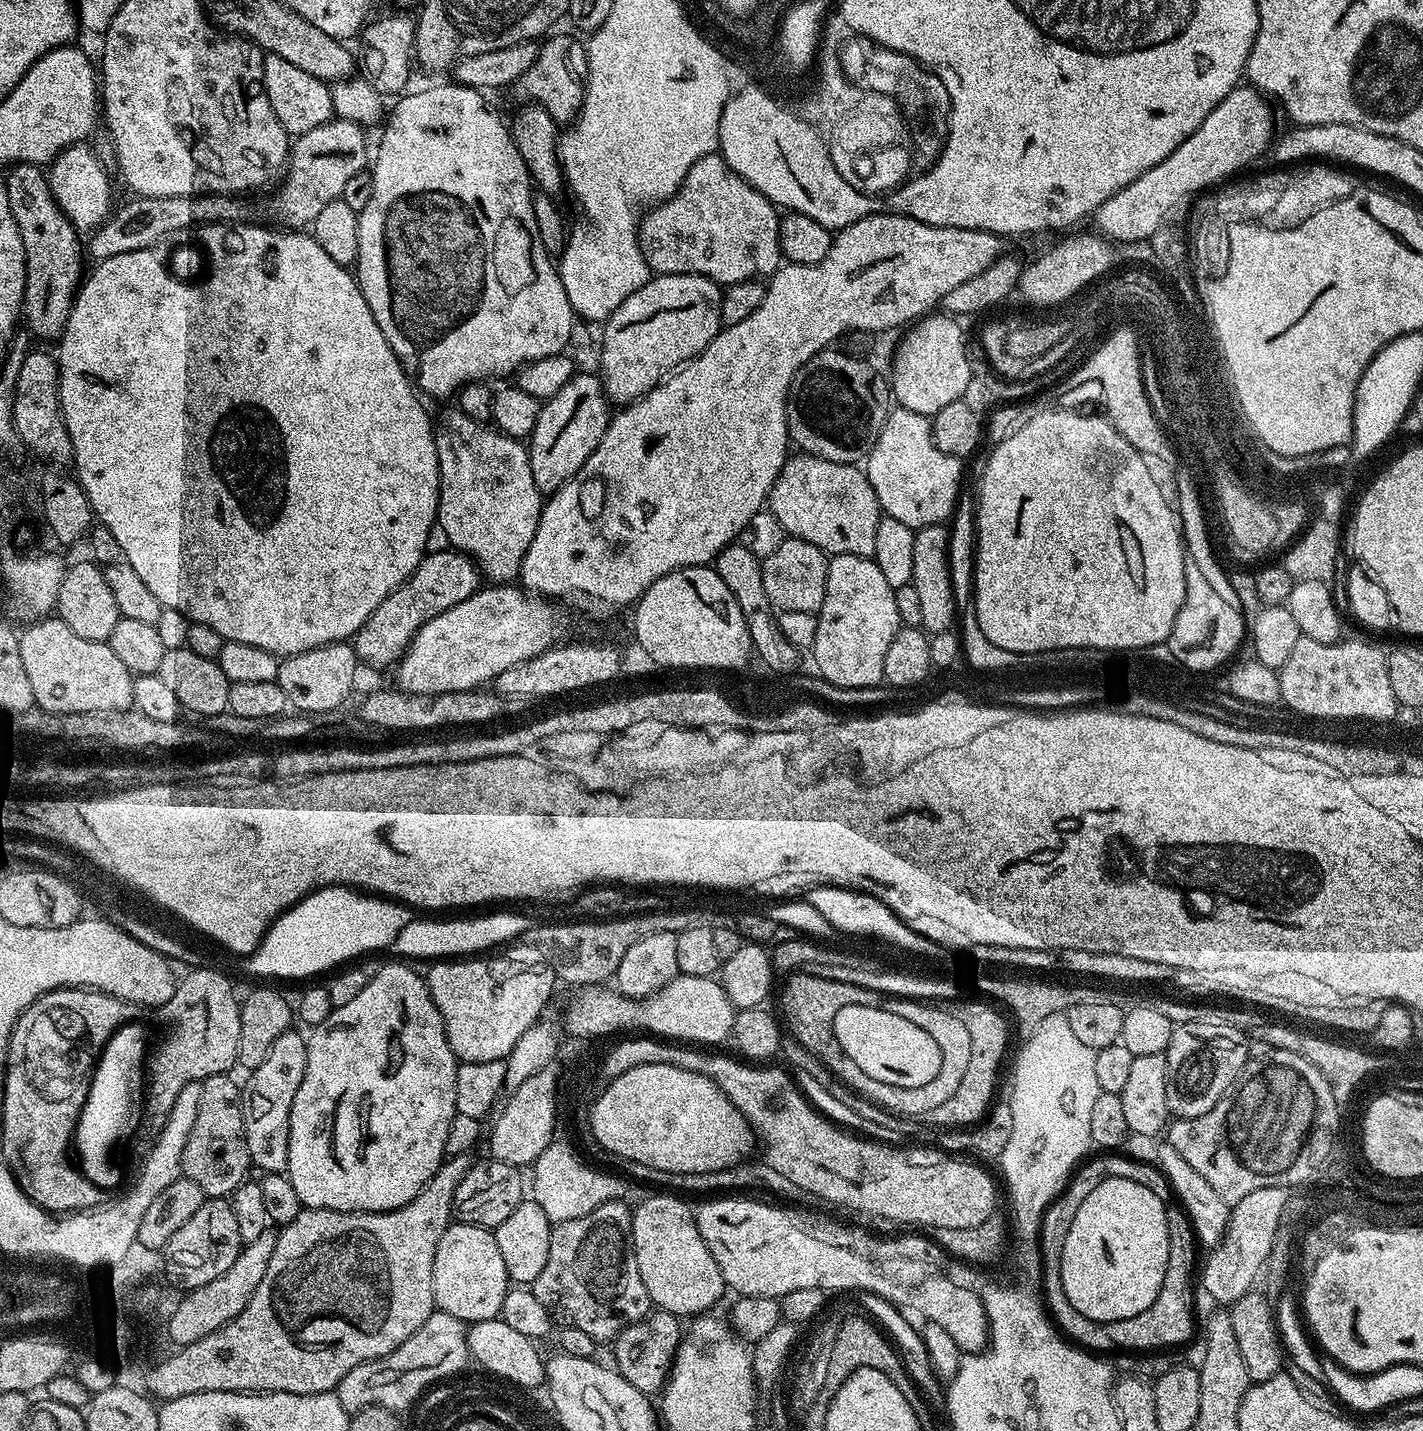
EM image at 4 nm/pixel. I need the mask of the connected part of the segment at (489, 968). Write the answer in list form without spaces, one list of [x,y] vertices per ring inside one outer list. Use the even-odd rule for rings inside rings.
[[[535,943],[519,944],[505,947],[495,954],[480,954],[475,958],[445,959],[443,962],[433,963],[431,965],[433,968],[426,972],[432,1001],[434,1006],[438,1006],[438,1014],[442,1014],[444,1033],[457,1061],[465,1064],[505,1061],[522,1034],[545,1015],[544,1007],[552,996],[552,987],[557,987],[558,984],[556,973],[553,972],[548,957],[541,948],[536,947]]]

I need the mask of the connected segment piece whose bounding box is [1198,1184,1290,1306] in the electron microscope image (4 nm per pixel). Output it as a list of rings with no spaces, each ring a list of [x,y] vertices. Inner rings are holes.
[[[1268,1184],[1265,1188],[1254,1190],[1254,1194],[1246,1194],[1237,1204],[1231,1205],[1232,1213],[1228,1219],[1228,1225],[1224,1231],[1224,1236],[1220,1240],[1217,1248],[1211,1249],[1208,1256],[1203,1257],[1202,1267],[1198,1272],[1198,1284],[1204,1287],[1204,1292],[1212,1300],[1217,1300],[1217,1305],[1231,1306],[1238,1302],[1238,1298],[1246,1295],[1244,1288],[1247,1287],[1248,1280],[1251,1279],[1252,1272],[1256,1271],[1256,1265],[1263,1260],[1264,1253],[1268,1252],[1268,1245],[1272,1243],[1272,1234],[1276,1229],[1276,1219],[1280,1215],[1281,1204],[1287,1202],[1290,1192],[1287,1187]]]

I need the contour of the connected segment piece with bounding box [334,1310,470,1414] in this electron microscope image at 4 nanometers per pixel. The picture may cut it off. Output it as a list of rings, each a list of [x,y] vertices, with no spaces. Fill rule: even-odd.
[[[437,1310],[430,1314],[430,1318],[426,1318],[426,1322],[422,1322],[413,1336],[406,1338],[406,1342],[398,1346],[398,1350],[362,1366],[354,1366],[354,1370],[350,1370],[346,1378],[342,1378],[334,1391],[350,1414],[359,1412],[365,1406],[404,1414],[433,1385],[455,1377],[455,1372],[462,1371],[467,1364],[470,1364],[470,1357],[465,1321]]]

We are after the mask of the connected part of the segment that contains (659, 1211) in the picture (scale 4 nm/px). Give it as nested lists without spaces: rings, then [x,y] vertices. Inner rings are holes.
[[[668,1194],[670,1196],[652,1196],[649,1200],[644,1200],[640,1205],[635,1205],[634,1211],[632,1213],[632,1253],[634,1258],[638,1262],[638,1274],[642,1274],[642,1283],[646,1285],[646,1294],[652,1299],[653,1305],[661,1312],[669,1312],[674,1314],[678,1318],[695,1318],[701,1314],[707,1313],[720,1299],[723,1298],[724,1292],[726,1293],[726,1285],[724,1279],[722,1278],[722,1270],[718,1270],[718,1262],[714,1262],[714,1254],[710,1254],[710,1250],[706,1246],[706,1242],[702,1242],[702,1234],[698,1230],[696,1225],[696,1214],[695,1211],[690,1207],[688,1209],[688,1204],[676,1194]]]

